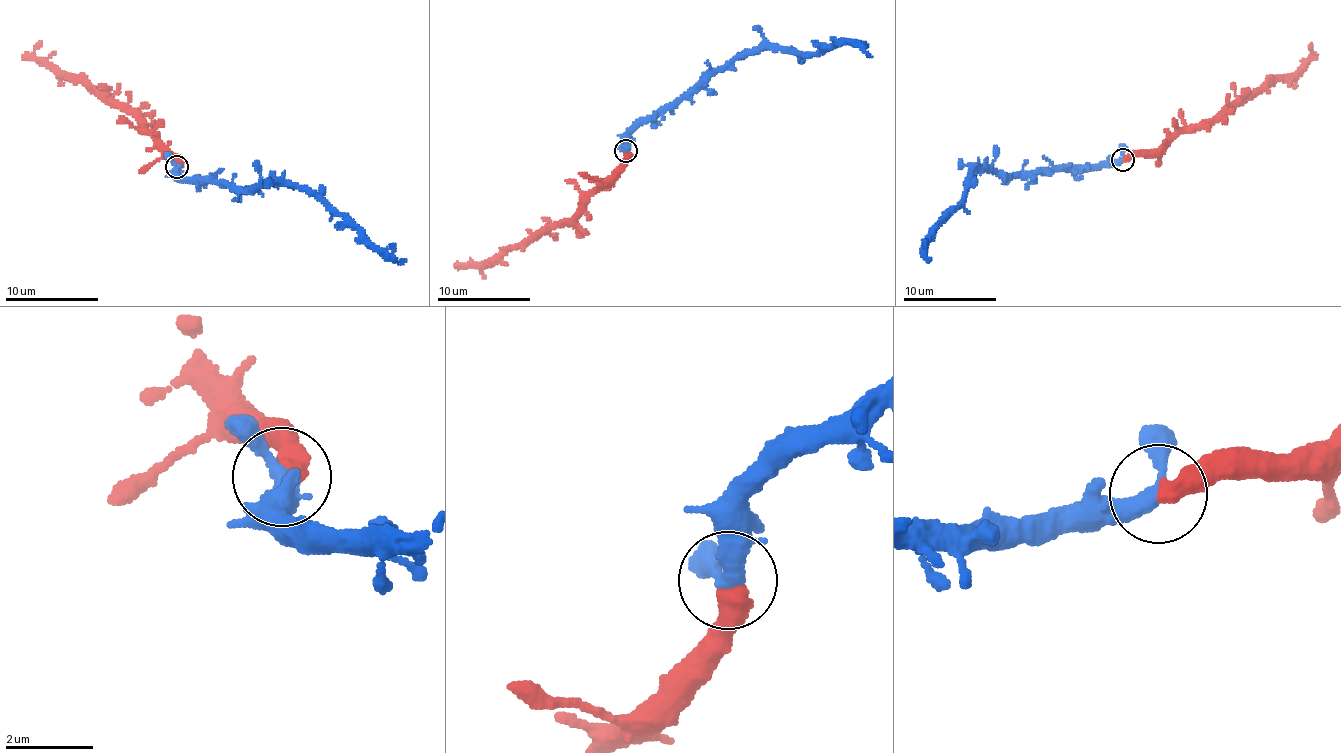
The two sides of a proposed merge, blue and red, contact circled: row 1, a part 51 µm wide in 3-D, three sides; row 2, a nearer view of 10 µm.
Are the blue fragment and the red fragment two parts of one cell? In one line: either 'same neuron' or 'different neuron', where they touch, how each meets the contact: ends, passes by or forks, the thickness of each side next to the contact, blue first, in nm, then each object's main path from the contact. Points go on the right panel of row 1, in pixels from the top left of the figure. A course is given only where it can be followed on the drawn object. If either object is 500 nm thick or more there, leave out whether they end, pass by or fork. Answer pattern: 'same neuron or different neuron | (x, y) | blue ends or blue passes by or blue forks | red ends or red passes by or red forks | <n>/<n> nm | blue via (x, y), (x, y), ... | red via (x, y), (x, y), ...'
same neuron | (1123, 159) | 360/550 nm | blue via (1122, 160), (1004, 177), (992, 170), (976, 171), (966, 181), (957, 206), (931, 234), (924, 254), (930, 258) | red via (1124, 160), (1158, 153), (1181, 133), (1200, 129), (1218, 113), (1266, 85), (1287, 79), (1310, 55), (1311, 43)

